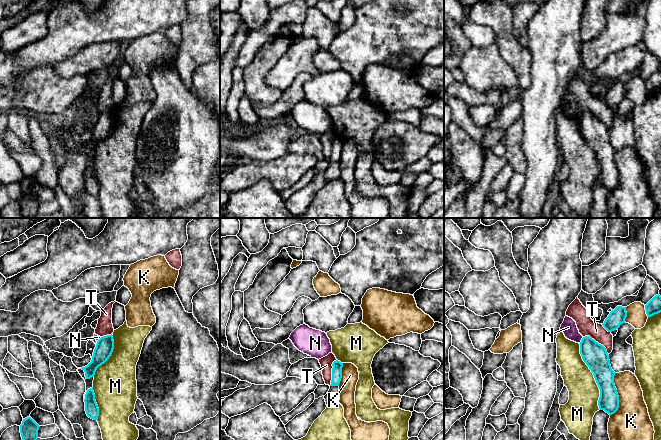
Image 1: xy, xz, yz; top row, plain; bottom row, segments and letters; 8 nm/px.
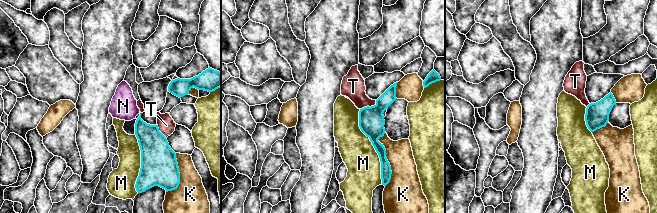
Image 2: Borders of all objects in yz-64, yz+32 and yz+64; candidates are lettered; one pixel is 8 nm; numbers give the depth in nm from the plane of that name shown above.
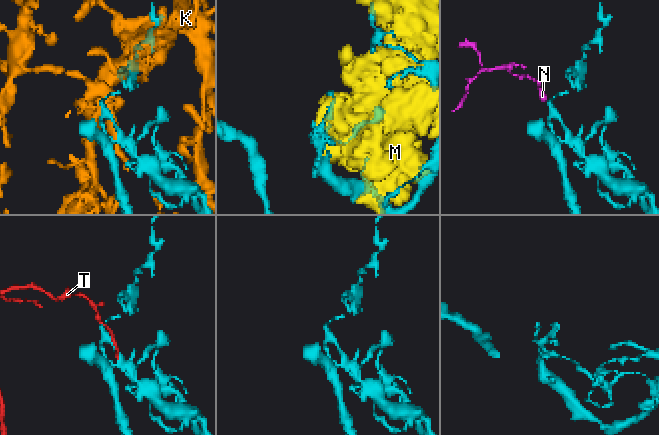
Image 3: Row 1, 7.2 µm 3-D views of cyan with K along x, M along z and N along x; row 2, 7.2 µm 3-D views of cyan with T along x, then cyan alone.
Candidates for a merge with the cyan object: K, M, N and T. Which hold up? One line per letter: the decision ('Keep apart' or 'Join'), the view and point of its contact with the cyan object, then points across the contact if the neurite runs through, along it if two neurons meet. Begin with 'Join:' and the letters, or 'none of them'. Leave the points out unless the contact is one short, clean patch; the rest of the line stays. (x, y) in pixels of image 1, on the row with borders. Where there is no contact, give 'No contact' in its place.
Join: none of them
K: Keep apart. Touches cyan at yz (617, 395)
M: Keep apart. Touches cyan at yz (594, 377)
N: Keep apart. Touches cyan at yz (581, 340). Boundary: yz (583, 337), (579, 343)
T: Keep apart. Touches cyan at yz (597, 342)

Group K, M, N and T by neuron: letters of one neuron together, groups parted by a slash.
K / M / N / T

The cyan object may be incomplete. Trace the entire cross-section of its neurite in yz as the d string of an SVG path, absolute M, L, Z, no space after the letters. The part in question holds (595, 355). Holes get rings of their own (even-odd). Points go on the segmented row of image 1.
M585 336L580 342L580 354L600 389L599 409L609 415L614 414L619 408L619 396L614 384L615 372L611 368L606 348L590 336Z

